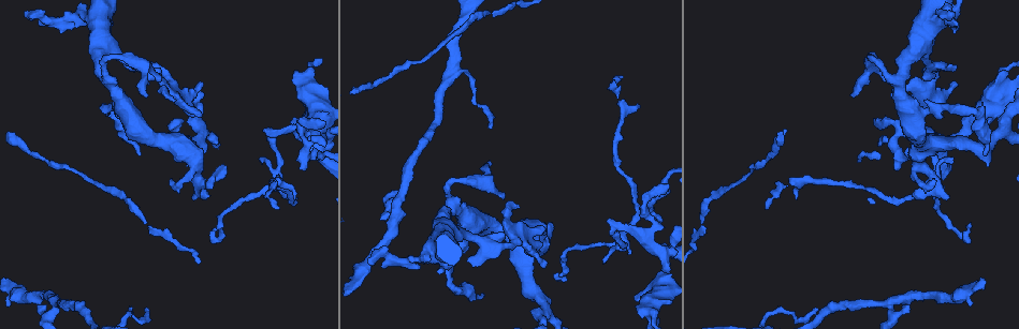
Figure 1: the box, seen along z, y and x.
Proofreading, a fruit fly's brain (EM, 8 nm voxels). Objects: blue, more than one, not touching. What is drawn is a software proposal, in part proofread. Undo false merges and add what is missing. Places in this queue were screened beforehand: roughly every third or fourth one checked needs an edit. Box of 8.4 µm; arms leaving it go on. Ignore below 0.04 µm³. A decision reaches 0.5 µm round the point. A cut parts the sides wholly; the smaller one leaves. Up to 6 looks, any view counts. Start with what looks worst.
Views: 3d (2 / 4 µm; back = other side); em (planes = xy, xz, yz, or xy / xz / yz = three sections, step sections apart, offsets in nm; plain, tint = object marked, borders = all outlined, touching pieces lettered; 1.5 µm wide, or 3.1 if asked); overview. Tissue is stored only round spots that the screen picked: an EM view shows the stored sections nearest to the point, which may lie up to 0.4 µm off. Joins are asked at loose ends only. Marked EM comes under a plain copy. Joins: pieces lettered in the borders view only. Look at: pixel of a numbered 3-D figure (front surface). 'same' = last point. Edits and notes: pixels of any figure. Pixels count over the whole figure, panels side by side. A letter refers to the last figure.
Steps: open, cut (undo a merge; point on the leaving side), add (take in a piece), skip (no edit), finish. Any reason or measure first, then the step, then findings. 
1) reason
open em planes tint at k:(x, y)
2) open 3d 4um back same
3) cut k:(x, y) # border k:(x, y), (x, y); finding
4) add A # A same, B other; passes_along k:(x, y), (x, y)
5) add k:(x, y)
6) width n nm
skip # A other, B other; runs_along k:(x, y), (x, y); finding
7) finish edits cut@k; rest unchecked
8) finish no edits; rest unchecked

three arms meet
open 3d 2um at 1:(397, 198)

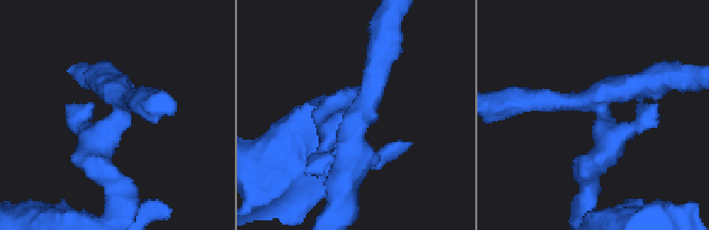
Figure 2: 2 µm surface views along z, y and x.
need the tissue
open em xy step 4 borders at 2:(358, 117)

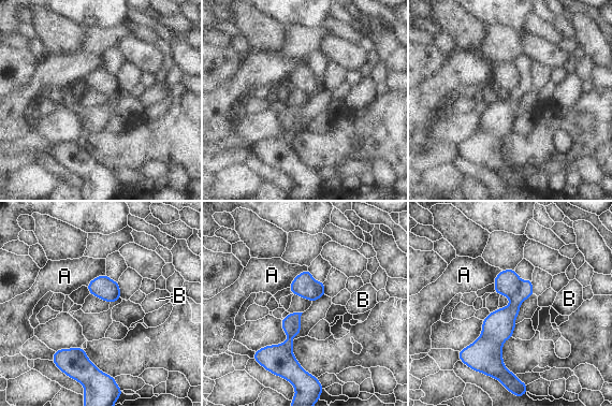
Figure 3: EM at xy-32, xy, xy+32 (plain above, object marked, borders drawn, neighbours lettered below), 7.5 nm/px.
width 170 nm
cut 3:(503, 320) # A other, B other; part_leaving 3:(529, 282), (495, 331), (499, 367); two neurons meet here

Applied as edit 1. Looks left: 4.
tapers out
open 3d 4um at 1:(969, 224)

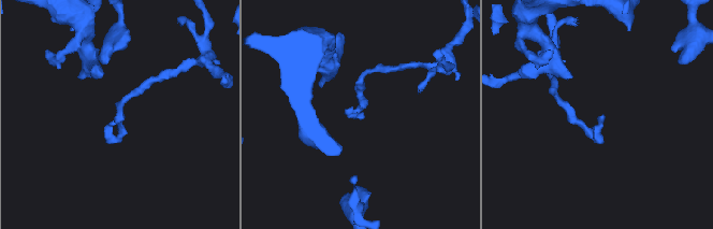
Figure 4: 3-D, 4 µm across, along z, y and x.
open em planes borders at 4:(362, 118)

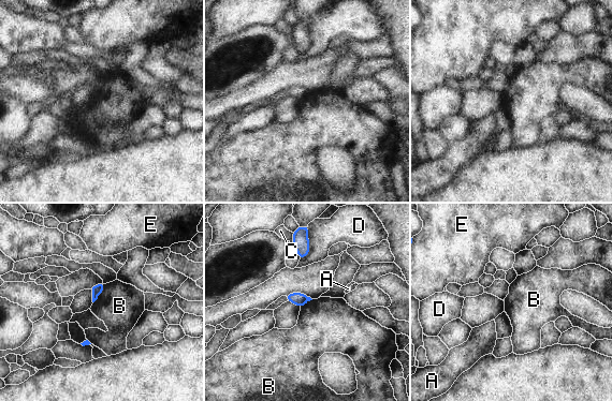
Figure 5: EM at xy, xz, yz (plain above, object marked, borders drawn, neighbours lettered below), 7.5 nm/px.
longest_contact D 220 nm
skip # A other, B other, C other, D other, E other; border 5:(105, 284), (105, 287), (93, 302); none of them fits

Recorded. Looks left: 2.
open 3d 2um at 1:(291, 120)

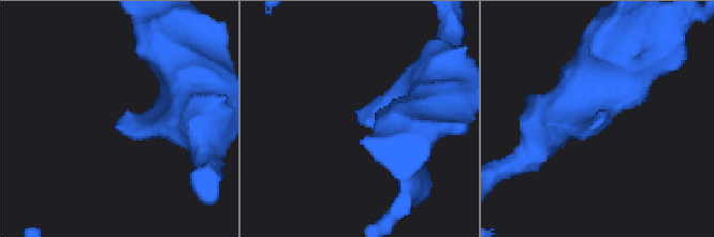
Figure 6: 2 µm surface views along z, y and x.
now the EM
open em planes borders at 6:(120, 119)

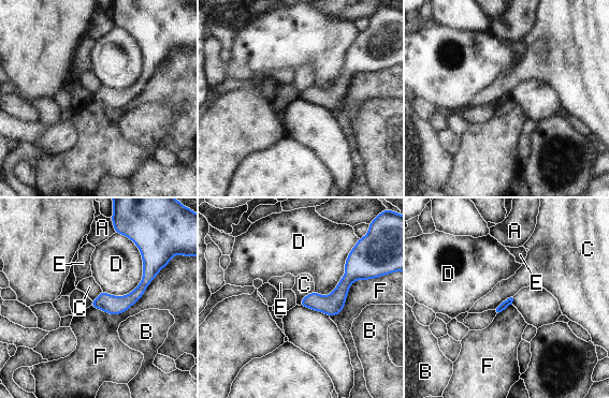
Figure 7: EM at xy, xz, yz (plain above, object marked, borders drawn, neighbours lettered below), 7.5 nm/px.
skip # A other, B other, C other, D other, E other, F other; runs_along 7:(149, 267), (128, 300), (93, 304); none of them fits

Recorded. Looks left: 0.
finish edits cut@3; rest unchecked

